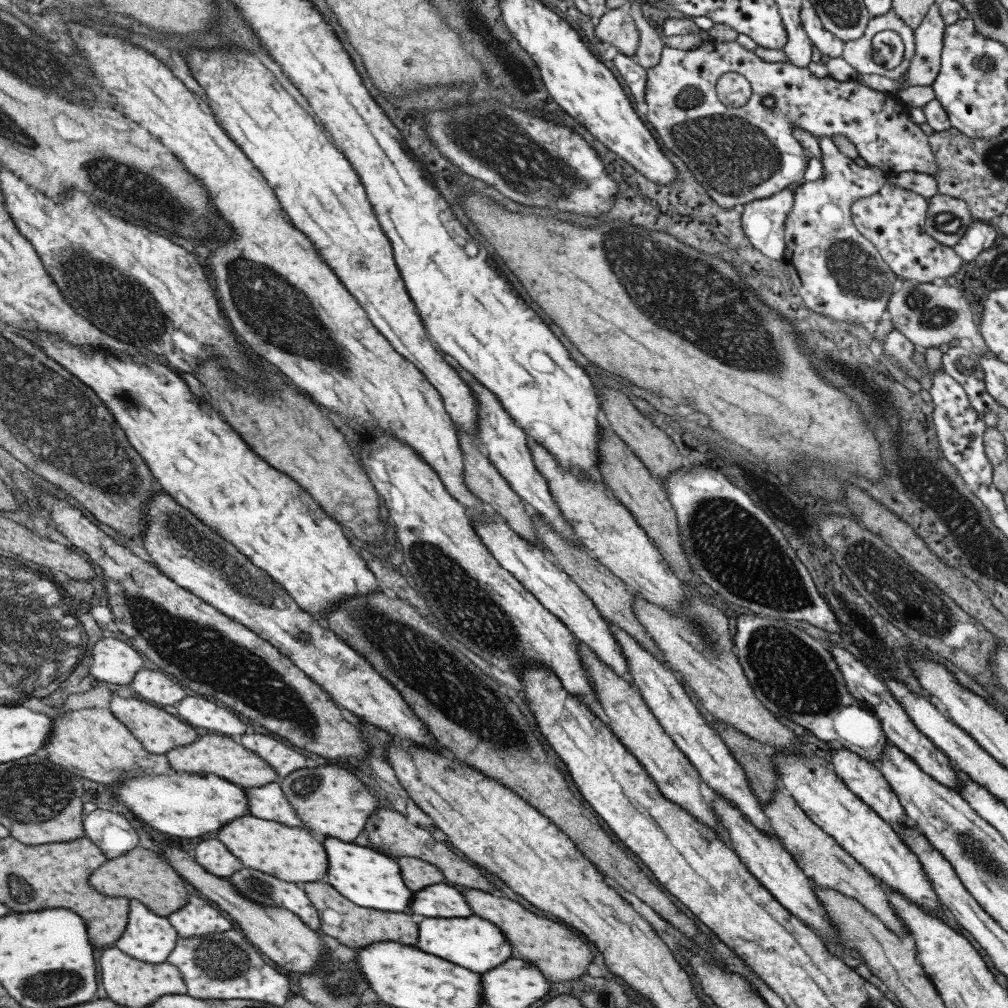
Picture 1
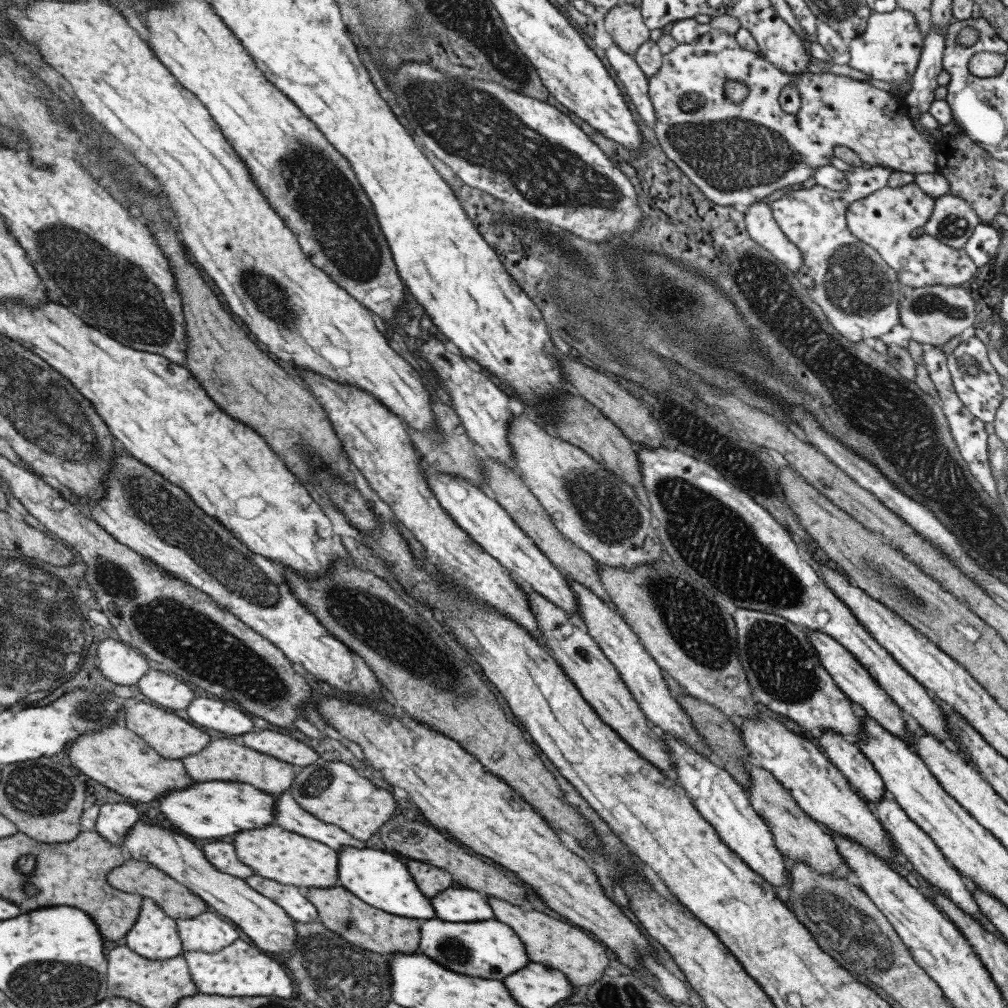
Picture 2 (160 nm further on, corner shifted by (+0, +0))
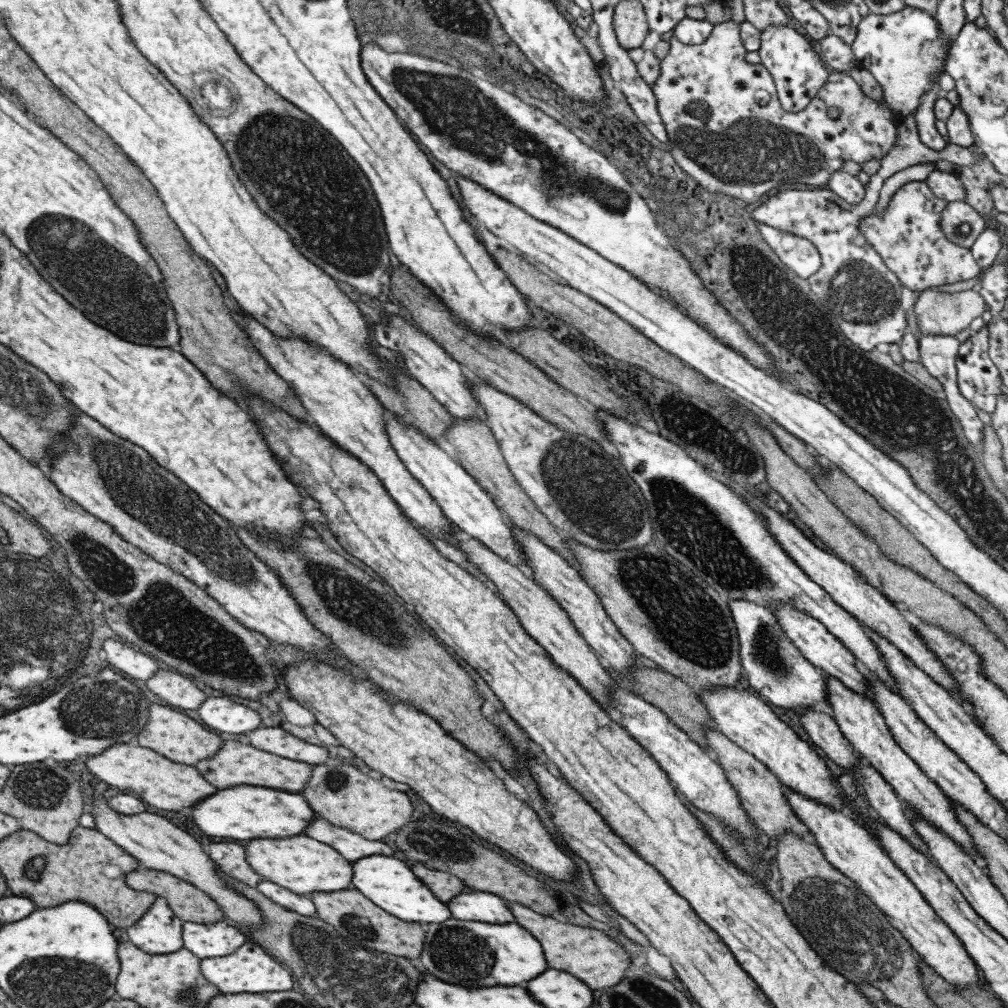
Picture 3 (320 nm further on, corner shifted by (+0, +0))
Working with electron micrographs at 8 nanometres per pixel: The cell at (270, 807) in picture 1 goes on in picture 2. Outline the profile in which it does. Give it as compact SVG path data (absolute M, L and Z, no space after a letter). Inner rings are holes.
M288 791L274 795L274 823L289 832L295 832L299 836L317 840L333 850L339 850L344 846L353 848L365 848L365 841L354 839L347 832L333 825L321 822L314 816L309 816L293 799Z

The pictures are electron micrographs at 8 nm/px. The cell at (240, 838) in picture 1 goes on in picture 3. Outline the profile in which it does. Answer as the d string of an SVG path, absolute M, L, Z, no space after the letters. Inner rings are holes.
M303 833L285 838L257 838L247 840L244 847L247 864L259 875L293 894L308 896L314 892L333 892L349 889L351 863L341 855Z

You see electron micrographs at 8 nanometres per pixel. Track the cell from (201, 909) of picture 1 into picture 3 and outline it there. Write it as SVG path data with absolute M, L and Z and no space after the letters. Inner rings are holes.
M182 921L182 948L197 959L225 956L237 951L245 943L245 936L224 921L213 924L197 924Z

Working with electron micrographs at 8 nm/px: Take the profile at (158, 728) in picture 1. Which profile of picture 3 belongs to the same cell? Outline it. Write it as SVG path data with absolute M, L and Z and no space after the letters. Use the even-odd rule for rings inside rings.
M151 704L148 710L148 722L145 723L140 735L137 735L134 743L143 748L153 749L167 760L177 764L194 766L200 760L205 760L221 748L221 738L207 732L201 724L195 722L196 718L189 718L181 712L175 712L171 708L163 708L157 704Z

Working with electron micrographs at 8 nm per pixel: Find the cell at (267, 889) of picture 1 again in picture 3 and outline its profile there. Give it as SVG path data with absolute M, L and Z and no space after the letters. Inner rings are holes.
M262 880L254 886L266 899L271 900L275 904L290 910L291 912L303 915L306 917L313 917L316 914L312 900L305 895L293 894L285 888L273 884L267 880Z

